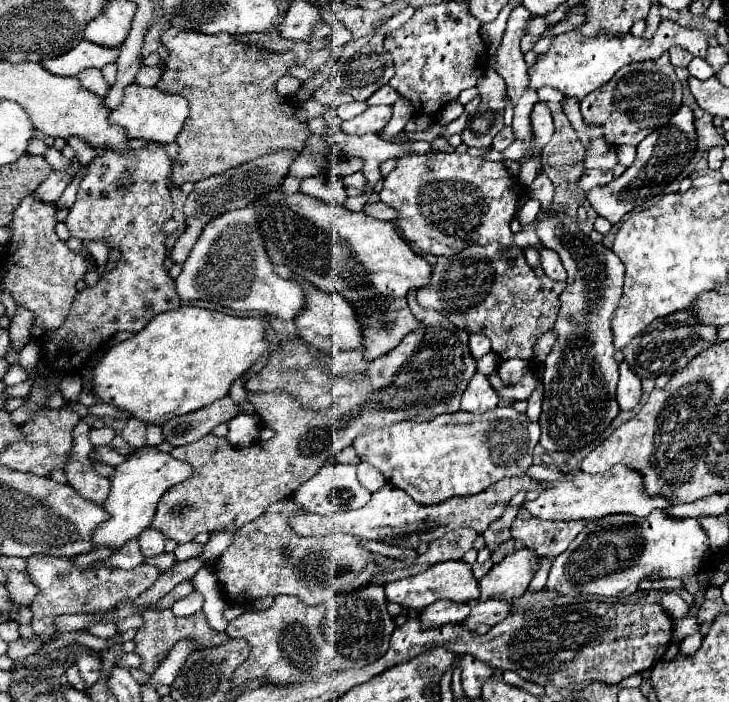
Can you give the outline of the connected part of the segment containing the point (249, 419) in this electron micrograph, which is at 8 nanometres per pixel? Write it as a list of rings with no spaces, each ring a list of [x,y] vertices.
[[[240,413],[228,421],[228,427],[230,427],[230,431],[228,431],[226,439],[230,441],[230,445],[248,447],[258,441],[258,435],[262,429],[262,419],[258,415]]]

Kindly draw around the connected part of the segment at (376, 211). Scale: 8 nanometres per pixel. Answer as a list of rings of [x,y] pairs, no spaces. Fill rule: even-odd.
[[[366,203],[364,211],[366,211],[368,215],[372,215],[374,219],[380,219],[380,221],[394,221],[394,219],[396,219],[396,211],[390,209],[390,207],[384,205],[384,203],[374,203],[374,205],[368,205],[368,203]]]

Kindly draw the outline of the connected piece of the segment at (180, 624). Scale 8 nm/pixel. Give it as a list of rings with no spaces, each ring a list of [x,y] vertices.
[[[148,609],[142,613],[144,617],[144,623],[142,627],[138,629],[136,633],[136,655],[142,659],[142,665],[140,665],[140,671],[142,673],[148,673],[152,675],[160,663],[166,659],[166,655],[170,653],[170,649],[180,641],[180,639],[192,639],[192,643],[196,645],[196,649],[210,649],[210,647],[220,647],[228,641],[228,635],[226,633],[216,633],[208,621],[206,621],[206,615],[204,611],[200,613],[194,613],[190,617],[176,617],[172,613],[172,609]]]

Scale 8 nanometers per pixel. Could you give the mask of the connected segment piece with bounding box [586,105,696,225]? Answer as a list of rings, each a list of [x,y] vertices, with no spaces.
[[[682,105],[680,111],[670,119],[668,125],[652,131],[646,139],[642,139],[642,143],[638,145],[638,153],[636,153],[634,163],[618,179],[614,179],[608,185],[590,189],[586,199],[590,201],[590,205],[594,207],[594,211],[600,217],[608,219],[614,225],[632,209],[662,195],[666,185],[670,185],[684,171],[688,161],[694,157],[694,153],[696,153],[694,117],[692,117],[692,109]]]

